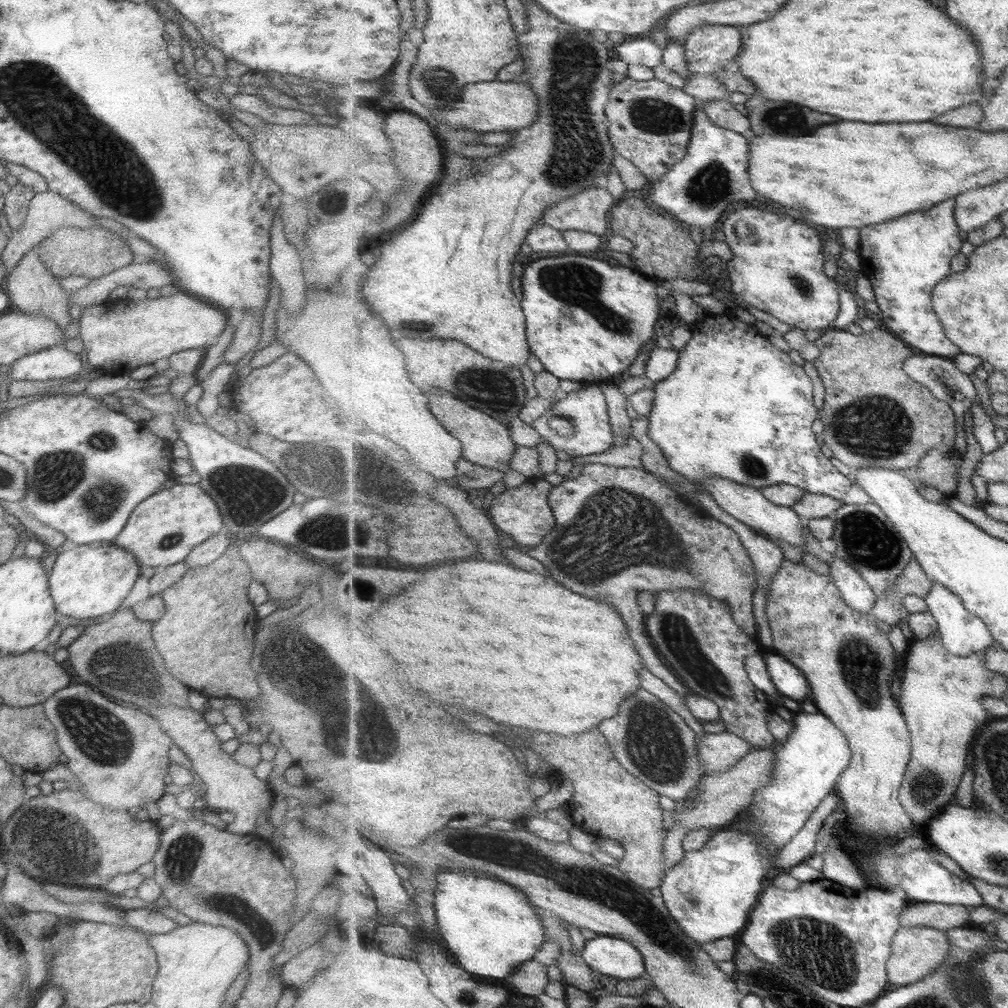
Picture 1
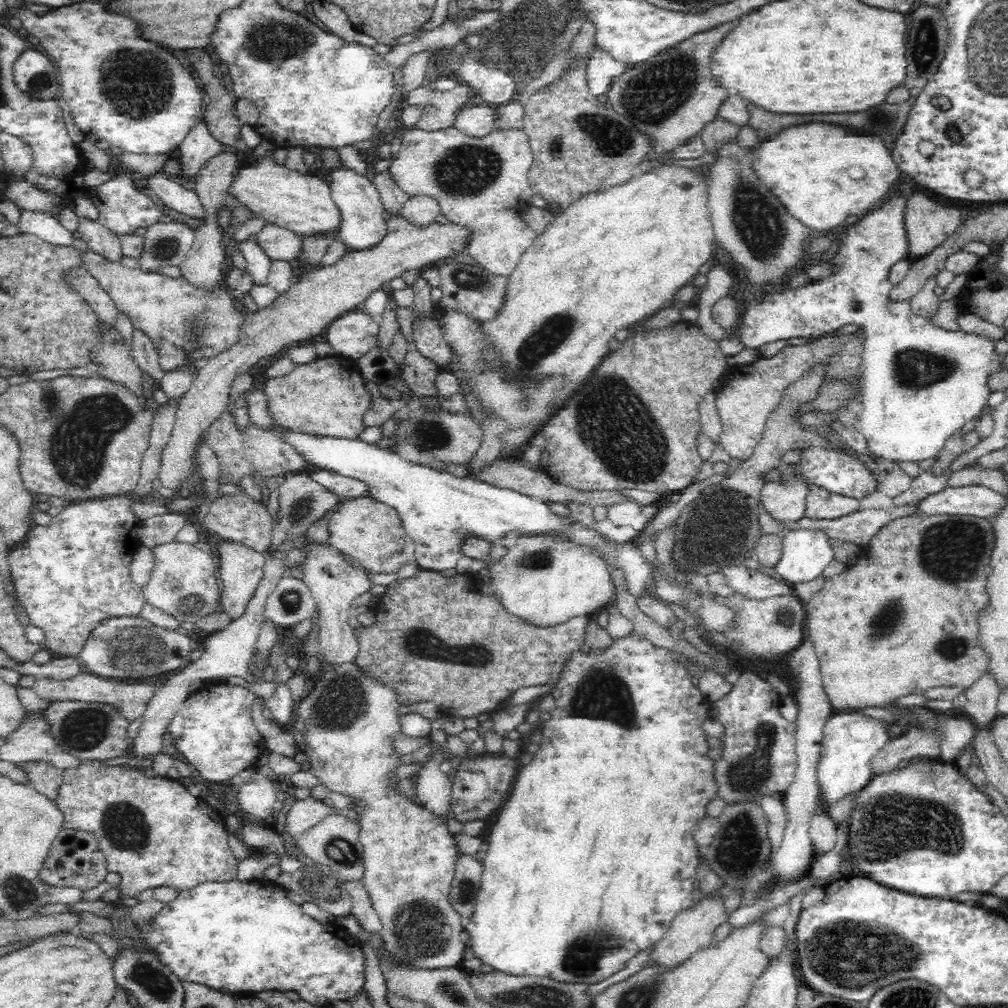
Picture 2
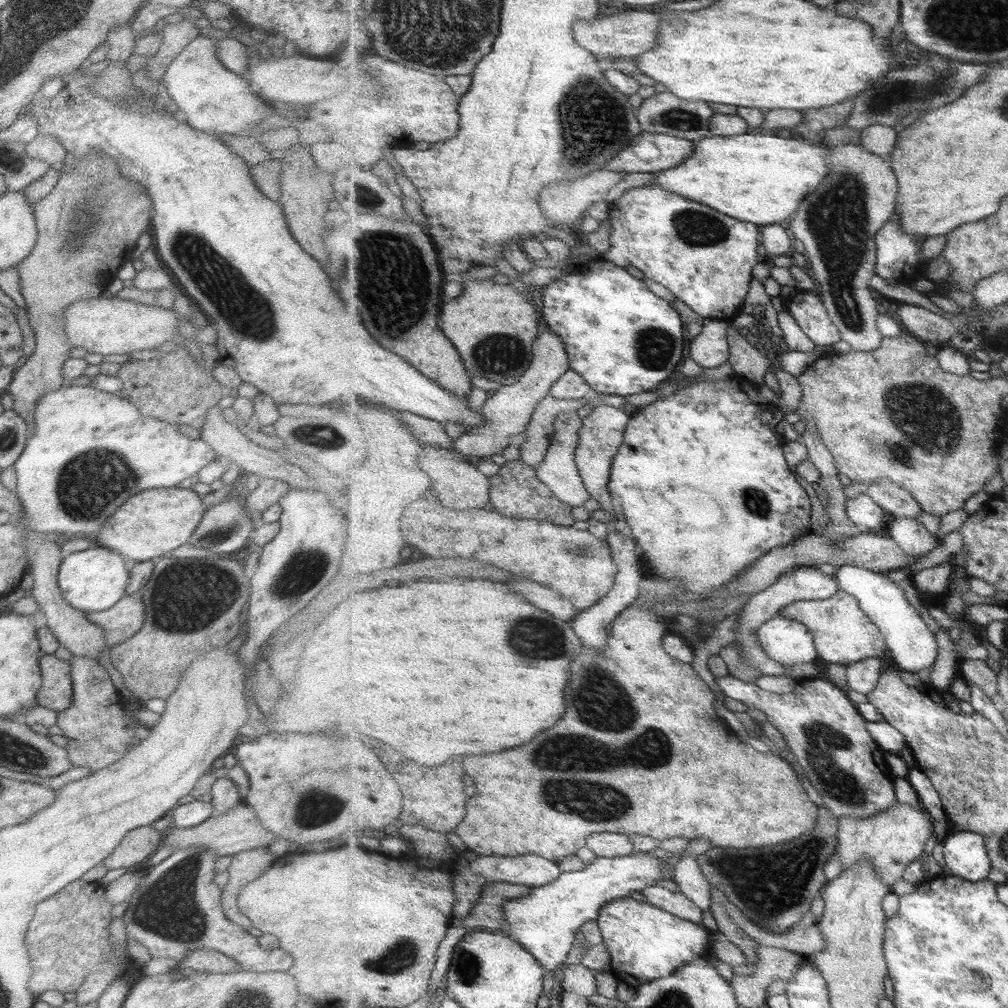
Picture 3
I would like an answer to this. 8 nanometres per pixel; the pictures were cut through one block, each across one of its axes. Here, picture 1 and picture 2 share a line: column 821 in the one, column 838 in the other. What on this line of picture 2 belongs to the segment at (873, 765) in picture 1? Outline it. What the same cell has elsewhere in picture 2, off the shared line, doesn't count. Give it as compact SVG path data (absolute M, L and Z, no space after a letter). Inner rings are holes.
M916 513L908 516L899 516L880 525L876 534L866 544L860 546L861 557L848 564L838 576L832 576L825 580L822 588L814 592L806 604L805 638L810 640L814 652L819 657L822 684L829 698L834 712L842 712L845 709L858 709L863 707L879 707L896 704L898 695L908 693L922 694L924 690L934 686L958 686L968 688L980 677L984 676L987 667L986 658L980 652L976 640L976 612L988 602L986 594L986 582L976 584L976 580L984 580L990 576L990 554L996 544L994 522L979 516L961 515L956 513Z

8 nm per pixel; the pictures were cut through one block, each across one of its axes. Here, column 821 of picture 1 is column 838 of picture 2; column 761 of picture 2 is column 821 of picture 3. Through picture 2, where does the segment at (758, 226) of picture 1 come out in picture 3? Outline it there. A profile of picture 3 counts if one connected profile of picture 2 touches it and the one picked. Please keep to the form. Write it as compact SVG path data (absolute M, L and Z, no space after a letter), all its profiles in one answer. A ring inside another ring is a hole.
M796 291L793 296L783 298L786 309L794 316L803 332L816 342L817 346L830 346L842 342L843 332L832 320L823 296L812 291Z

